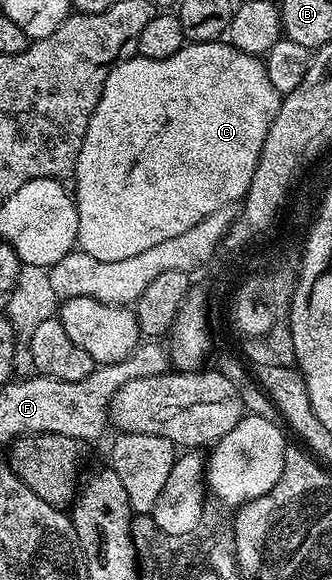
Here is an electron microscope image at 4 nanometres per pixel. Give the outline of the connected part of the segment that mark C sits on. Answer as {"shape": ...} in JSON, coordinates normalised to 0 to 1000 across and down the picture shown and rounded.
{"shape":[[[687,71],[569,72],[527,97],[503,103],[455,103],[404,97],[355,107],[304,153],[298,179],[268,202],[262,234],[250,241],[250,255],[238,255],[232,288],[214,302],[232,312],[226,347],[232,350],[232,424],[262,441],[286,441],[286,448],[383,448],[383,441],[419,441],[440,428],[458,428],[491,414],[515,414],[515,407],[551,407],[563,393],[587,393],[611,372],[636,372],[648,359],[699,355],[723,350],[750,328],[756,303],[768,303],[768,290],[780,283],[780,262],[792,259],[792,241],[804,241],[804,228],[816,221],[816,207],[846,184],[849,164],[804,138],[795,105],[783,98],[735,93]]]}

